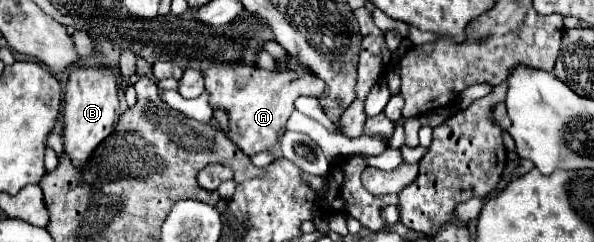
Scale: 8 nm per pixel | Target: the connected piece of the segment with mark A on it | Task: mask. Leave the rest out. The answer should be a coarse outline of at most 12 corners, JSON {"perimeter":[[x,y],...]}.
{"perimeter":[[292,56],[278,72],[221,62],[202,70],[226,138],[274,148],[298,96],[324,82]]}

